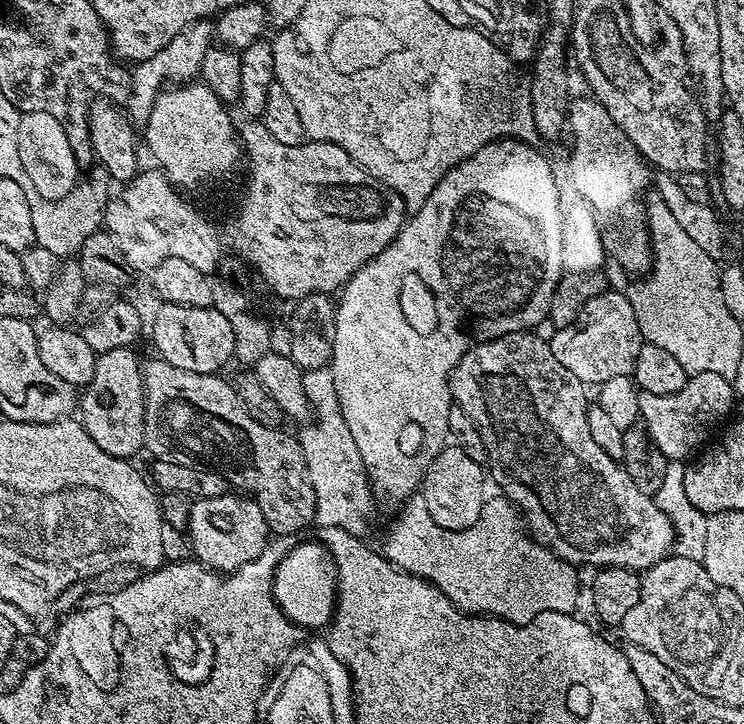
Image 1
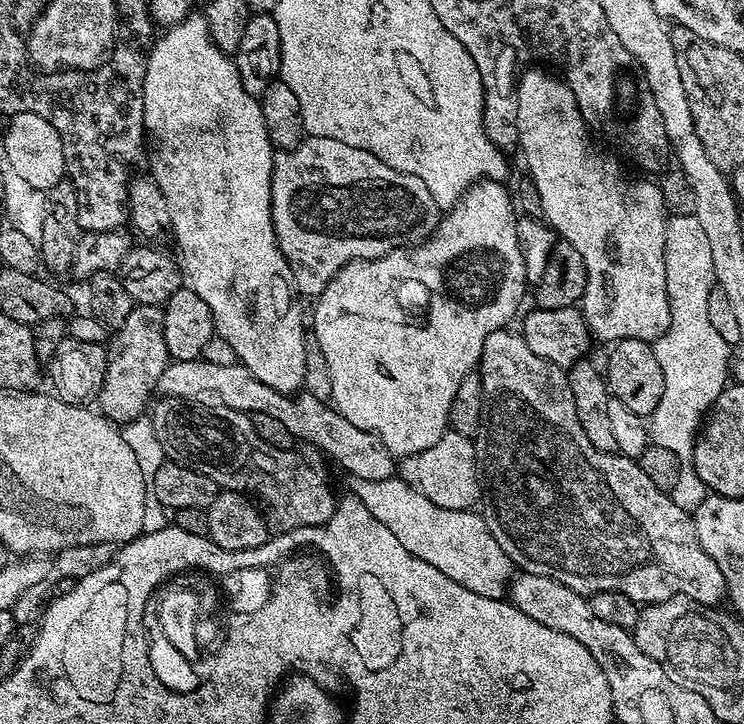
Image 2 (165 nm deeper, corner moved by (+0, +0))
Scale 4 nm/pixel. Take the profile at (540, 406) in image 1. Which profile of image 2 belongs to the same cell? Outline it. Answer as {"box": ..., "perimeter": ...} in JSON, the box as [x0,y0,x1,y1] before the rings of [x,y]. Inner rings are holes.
{"box":[475,330,728,606],"perimeter":[[[501,330],[490,334],[480,351],[478,371],[484,395],[484,416],[480,420],[480,431],[475,441],[478,471],[482,481],[482,496],[488,505],[482,508],[482,515],[490,534],[502,546],[502,550],[520,572],[532,572],[536,576],[554,578],[565,584],[570,590],[579,592],[581,596],[591,598],[596,592],[614,590],[626,594],[634,603],[641,606],[657,604],[672,596],[689,596],[694,602],[709,606],[720,606],[725,603],[728,587],[726,578],[722,578],[722,570],[718,570],[718,562],[702,550],[702,542],[698,542],[696,527],[692,524],[692,516],[686,510],[676,506],[669,493],[658,490],[646,474],[642,474],[639,463],[631,456],[622,456],[616,452],[600,452],[590,446],[590,438],[582,430],[582,422],[578,422],[578,410],[574,410],[574,394],[570,390],[570,382],[565,369],[554,362],[546,362],[546,358],[538,358],[530,346],[526,346],[523,335],[519,331]]]}

